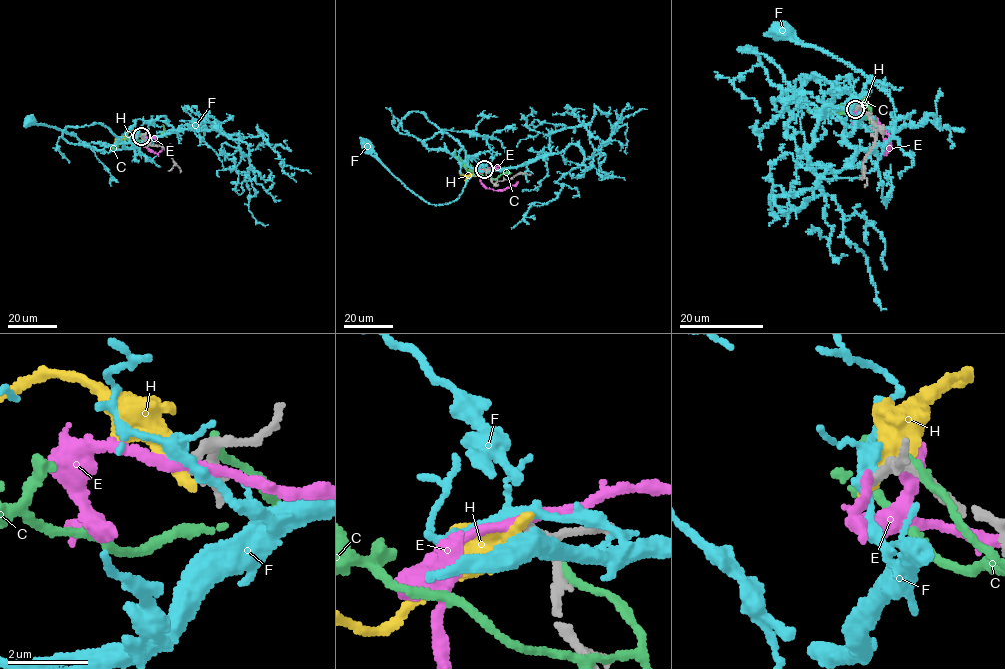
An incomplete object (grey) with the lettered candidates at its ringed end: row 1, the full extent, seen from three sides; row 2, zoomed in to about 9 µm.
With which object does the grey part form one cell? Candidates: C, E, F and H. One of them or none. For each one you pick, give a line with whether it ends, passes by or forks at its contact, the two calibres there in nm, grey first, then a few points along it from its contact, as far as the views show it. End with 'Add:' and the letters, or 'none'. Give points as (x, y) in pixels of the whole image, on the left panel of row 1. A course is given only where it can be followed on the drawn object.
Add: none

